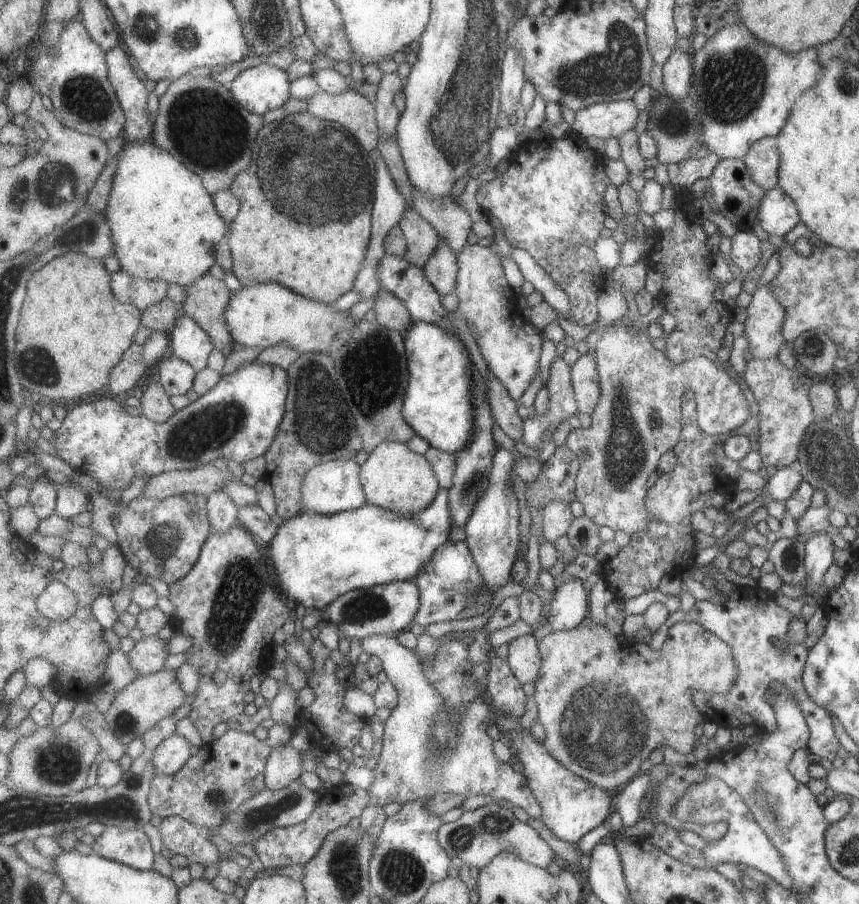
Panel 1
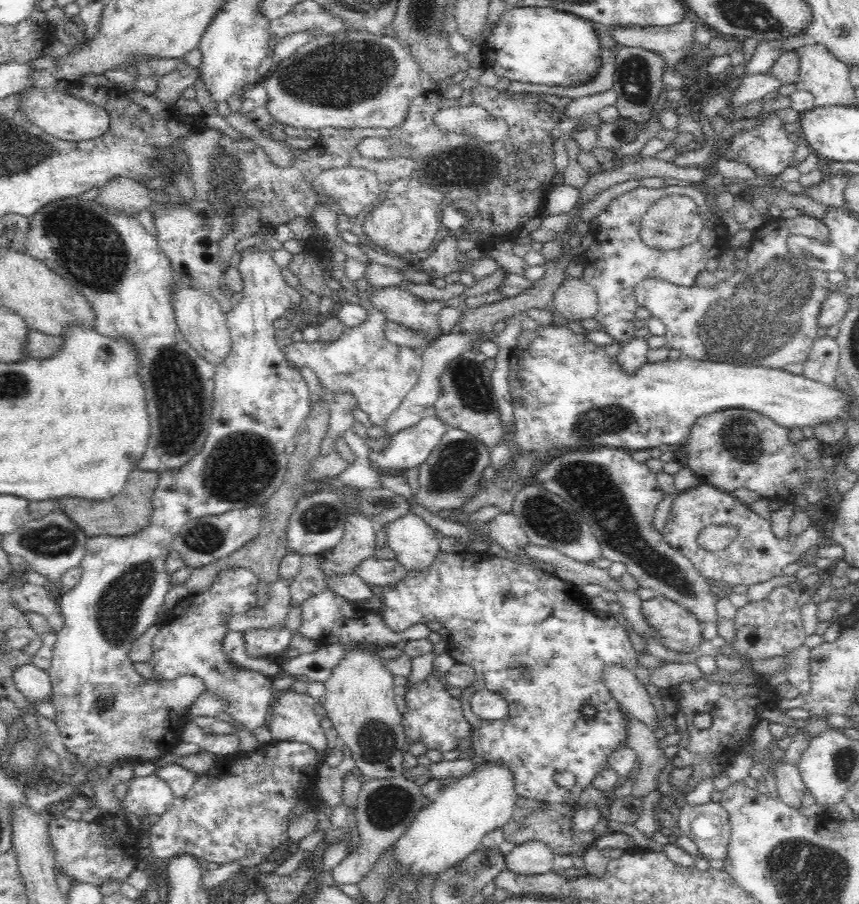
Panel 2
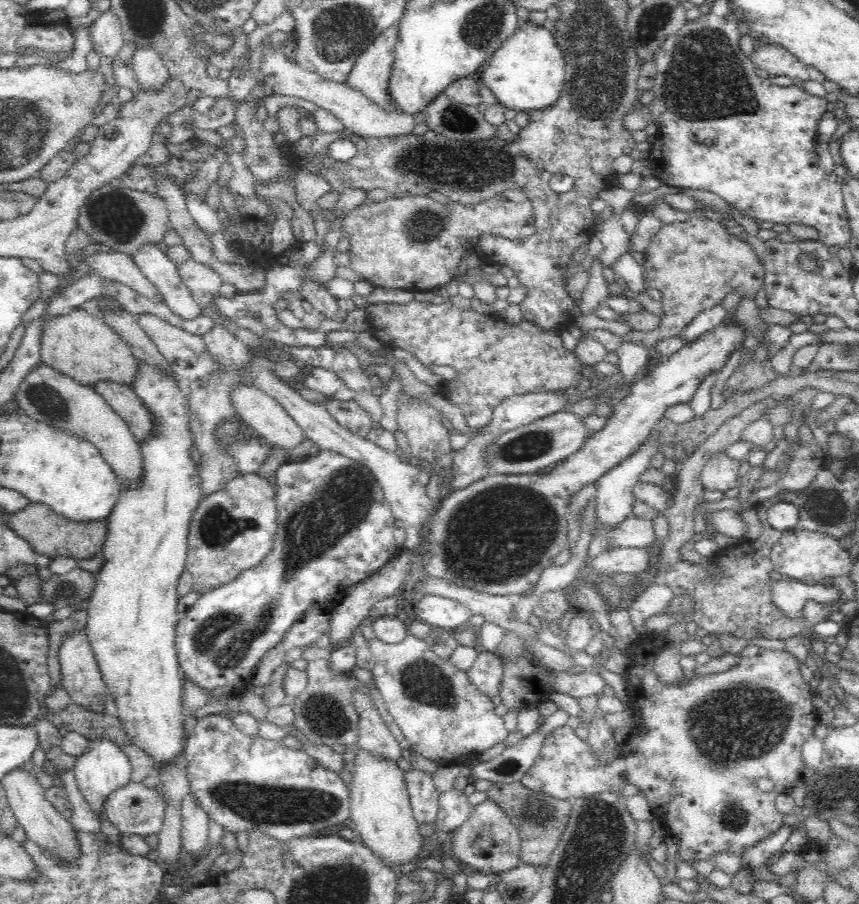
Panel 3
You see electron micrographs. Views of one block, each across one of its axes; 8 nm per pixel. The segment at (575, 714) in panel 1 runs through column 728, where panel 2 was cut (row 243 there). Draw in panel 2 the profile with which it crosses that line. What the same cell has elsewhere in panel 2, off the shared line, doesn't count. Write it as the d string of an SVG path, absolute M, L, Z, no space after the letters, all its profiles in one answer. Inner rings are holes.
M672 194L672 196L662 197L662 200L658 200L658 204L654 204L649 212L646 212L646 216L642 218L641 236L646 245L670 251L699 240L701 228L701 216L693 198L683 194Z

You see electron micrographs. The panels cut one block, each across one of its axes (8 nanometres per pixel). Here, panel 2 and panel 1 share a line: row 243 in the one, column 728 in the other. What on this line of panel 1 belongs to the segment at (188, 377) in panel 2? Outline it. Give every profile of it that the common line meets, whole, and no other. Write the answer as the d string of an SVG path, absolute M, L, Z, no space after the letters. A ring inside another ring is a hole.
M742 23L718 29L700 50L690 52L690 57L703 128L700 142L719 159L742 160L753 142L776 136L821 70L815 48L786 53L763 44Z

